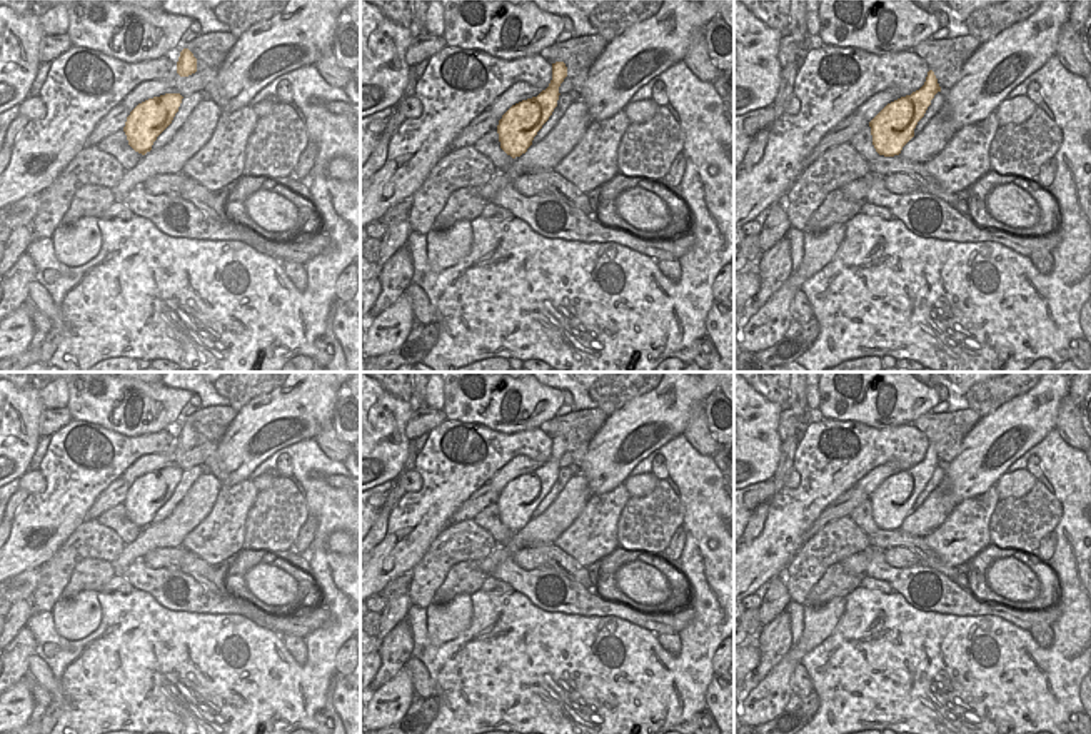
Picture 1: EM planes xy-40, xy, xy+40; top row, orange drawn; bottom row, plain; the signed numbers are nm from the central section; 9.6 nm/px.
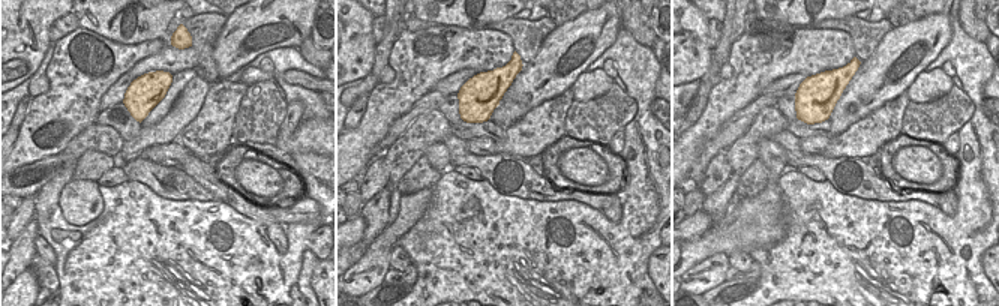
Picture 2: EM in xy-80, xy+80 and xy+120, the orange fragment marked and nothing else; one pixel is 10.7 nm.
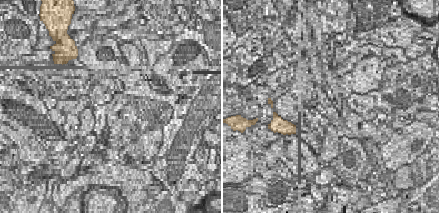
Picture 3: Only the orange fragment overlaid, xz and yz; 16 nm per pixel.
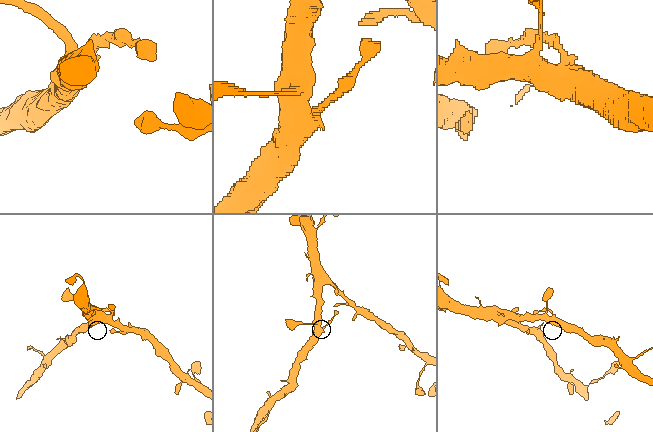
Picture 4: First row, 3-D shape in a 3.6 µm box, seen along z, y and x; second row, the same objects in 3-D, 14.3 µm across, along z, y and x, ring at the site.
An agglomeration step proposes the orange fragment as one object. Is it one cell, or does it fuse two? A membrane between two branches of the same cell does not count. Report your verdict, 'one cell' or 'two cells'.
two cells

